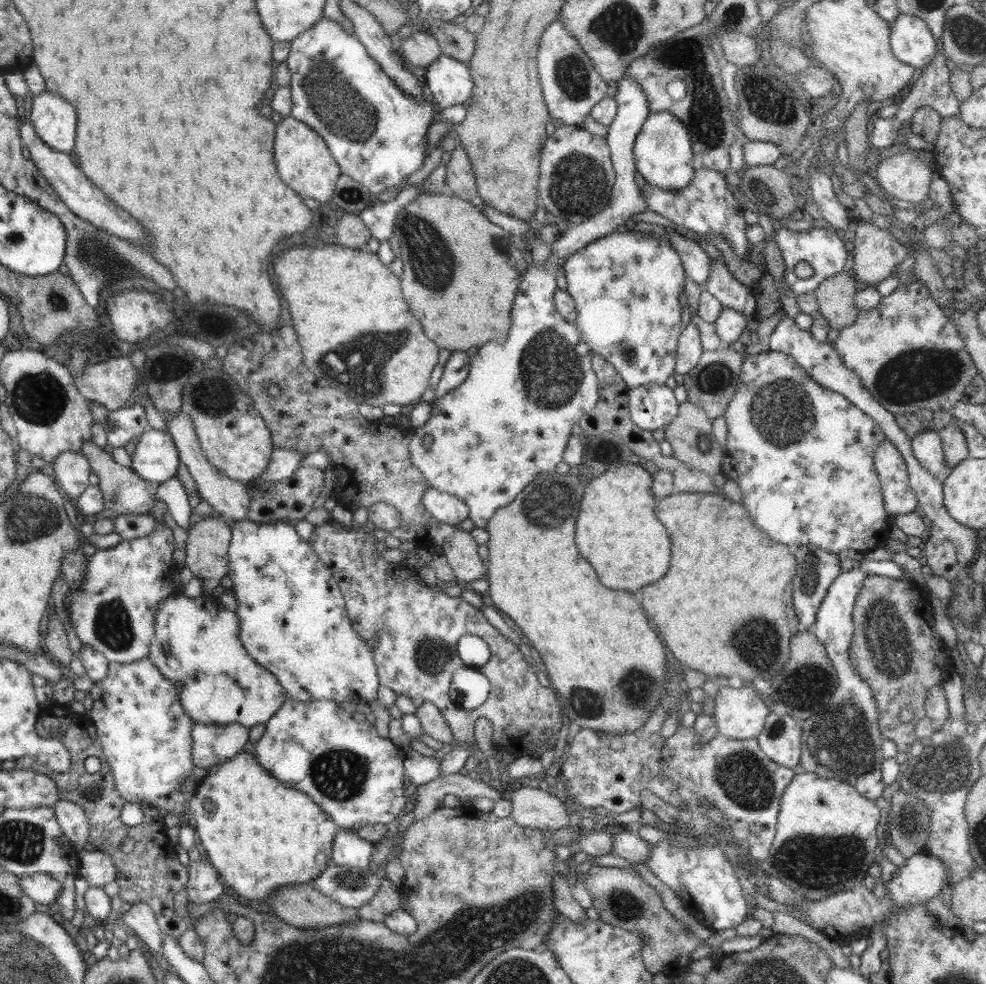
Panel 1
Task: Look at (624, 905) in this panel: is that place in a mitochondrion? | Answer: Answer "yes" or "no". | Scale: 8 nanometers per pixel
yes

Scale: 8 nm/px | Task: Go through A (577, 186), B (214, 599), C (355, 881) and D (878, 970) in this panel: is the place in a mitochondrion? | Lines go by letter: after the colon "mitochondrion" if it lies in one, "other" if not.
A: mitochondrion
B: other
C: mitochondrion
D: other

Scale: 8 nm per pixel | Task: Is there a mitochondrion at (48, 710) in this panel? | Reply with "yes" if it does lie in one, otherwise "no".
no

